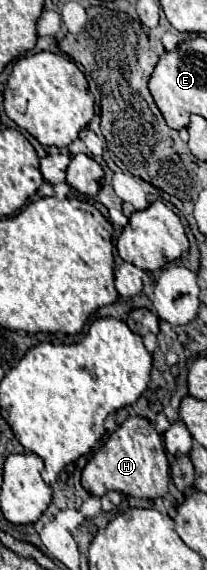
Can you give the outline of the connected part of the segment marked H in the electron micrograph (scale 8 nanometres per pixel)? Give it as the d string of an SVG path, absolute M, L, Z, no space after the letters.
M138 415L128 417L94 453L94 457L86 463L82 471L82 487L96 497L106 495L108 491L118 491L124 495L156 499L168 493L168 481L170 467L162 439L152 427L152 423Z

